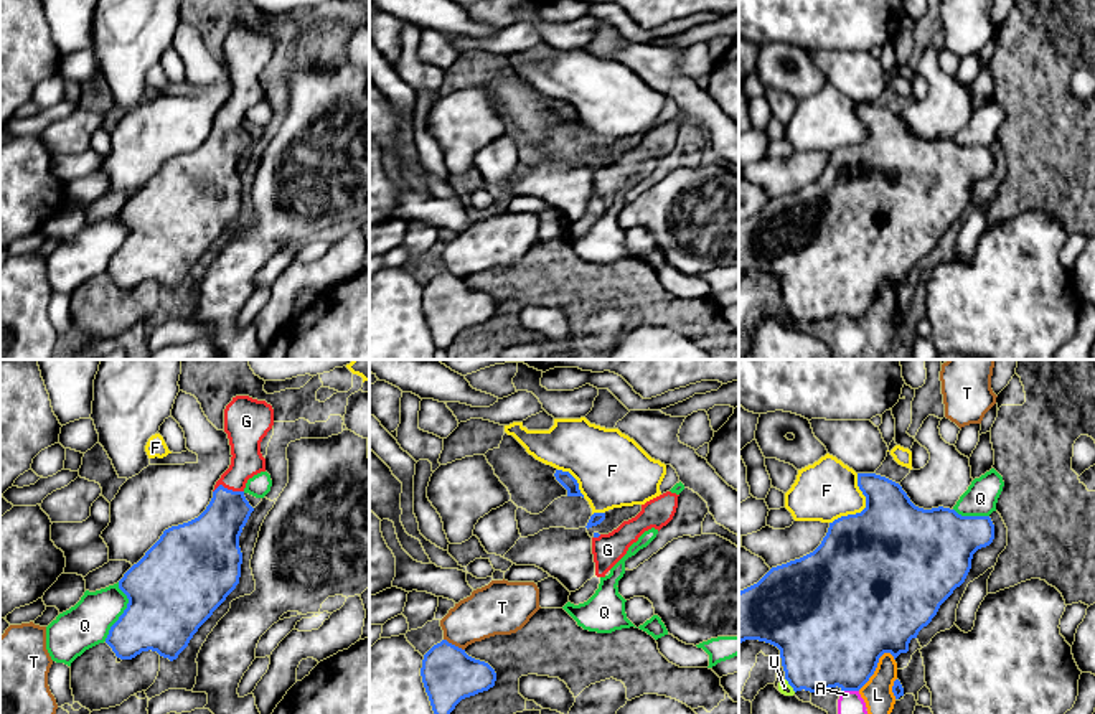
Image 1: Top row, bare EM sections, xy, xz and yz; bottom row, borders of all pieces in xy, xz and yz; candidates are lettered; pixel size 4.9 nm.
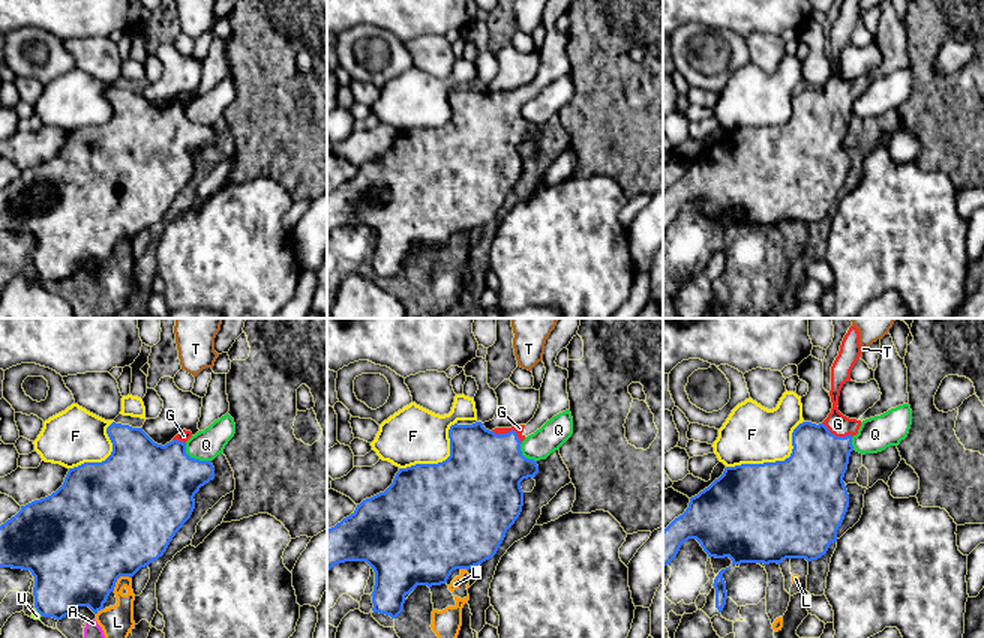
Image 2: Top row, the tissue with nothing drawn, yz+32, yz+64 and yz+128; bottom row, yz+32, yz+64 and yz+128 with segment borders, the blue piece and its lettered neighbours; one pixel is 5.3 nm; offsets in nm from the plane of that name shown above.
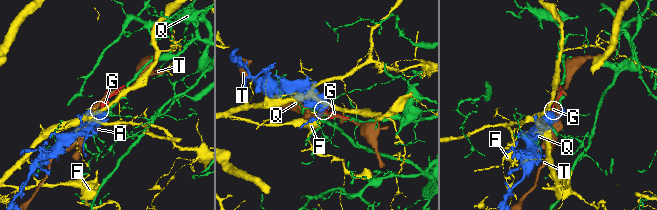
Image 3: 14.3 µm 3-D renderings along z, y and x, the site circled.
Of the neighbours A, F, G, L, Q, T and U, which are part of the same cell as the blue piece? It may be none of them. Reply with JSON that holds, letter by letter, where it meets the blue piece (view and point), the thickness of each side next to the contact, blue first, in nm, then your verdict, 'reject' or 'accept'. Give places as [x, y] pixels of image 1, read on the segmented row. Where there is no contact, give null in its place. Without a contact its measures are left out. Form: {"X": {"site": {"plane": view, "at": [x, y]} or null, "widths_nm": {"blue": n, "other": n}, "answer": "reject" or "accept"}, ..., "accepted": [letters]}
{"A": {"site": {"plane": "yz", "at": [851, 690]}, "widths_nm": {"blue": 440, "other": 110}, "answer": "reject"}, "F": {"site": {"plane": "yz", "at": [864, 508]}, "widths_nm": {"blue": 500, "other": 300}, "answer": "reject"}, "G": {"site": {"plane": "xy", "at": [228, 490]}, "widths_nm": {"blue": 260, "other": 150}, "answer": "accept"}, "L": {"site": {"plane": "yz", "at": [874, 670]}, "widths_nm": {"blue": 480, "other": 150}, "answer": "reject"}, "Q": {"site": {"plane": "xy", "at": [124, 612]}, "widths_nm": {"blue": 420, "other": 220}, "answer": "reject"}, "T": {"site": {"plane": "xz", "at": [454, 645]}, "widths_nm": {"blue": 260, "other": 240}, "answer": "reject"}, "U": {"site": {"plane": "yz", "at": [789, 683]}, "widths_nm": {"blue": 420, "other": 60}, "answer": "reject"}, "accepted": ["G"]}

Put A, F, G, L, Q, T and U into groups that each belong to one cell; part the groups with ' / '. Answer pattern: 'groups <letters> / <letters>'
groups A L U / F / G / Q / T

